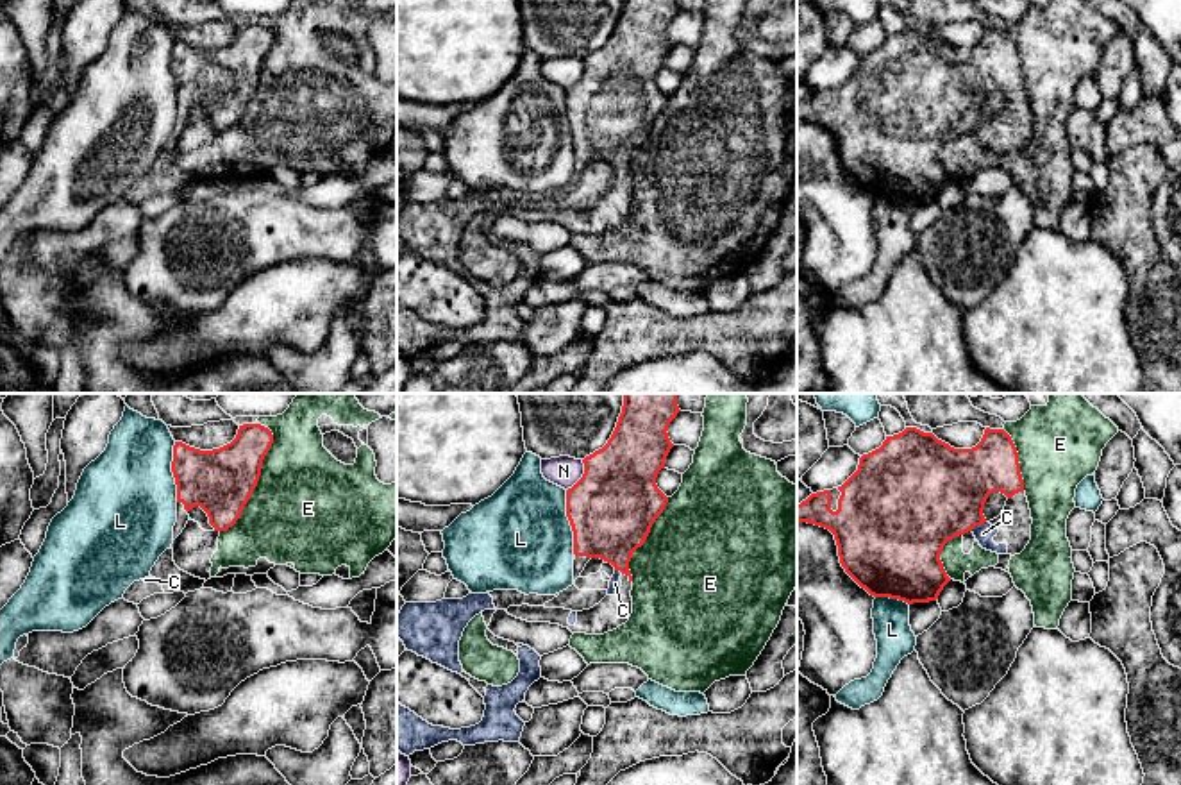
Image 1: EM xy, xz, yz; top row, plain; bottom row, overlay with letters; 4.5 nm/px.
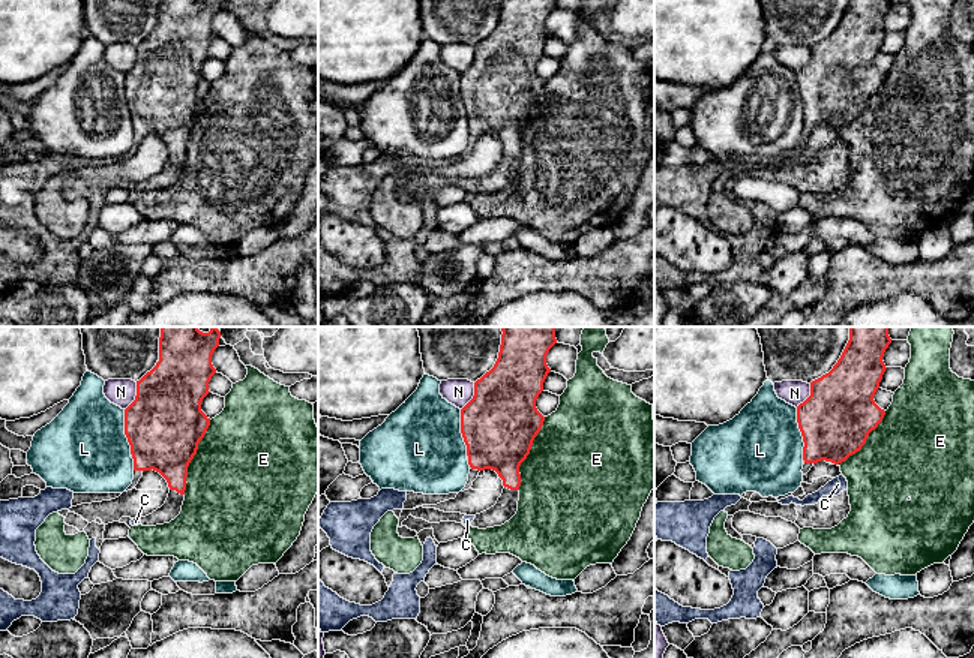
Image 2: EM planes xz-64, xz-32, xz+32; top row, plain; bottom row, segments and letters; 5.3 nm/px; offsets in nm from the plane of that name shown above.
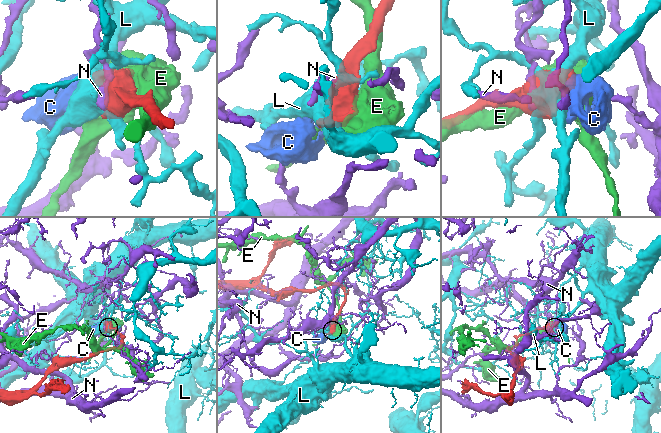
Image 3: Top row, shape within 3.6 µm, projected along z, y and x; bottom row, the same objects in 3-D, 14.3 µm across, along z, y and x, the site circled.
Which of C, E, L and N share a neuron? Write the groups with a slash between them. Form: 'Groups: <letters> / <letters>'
Groups: C / E / L / N

